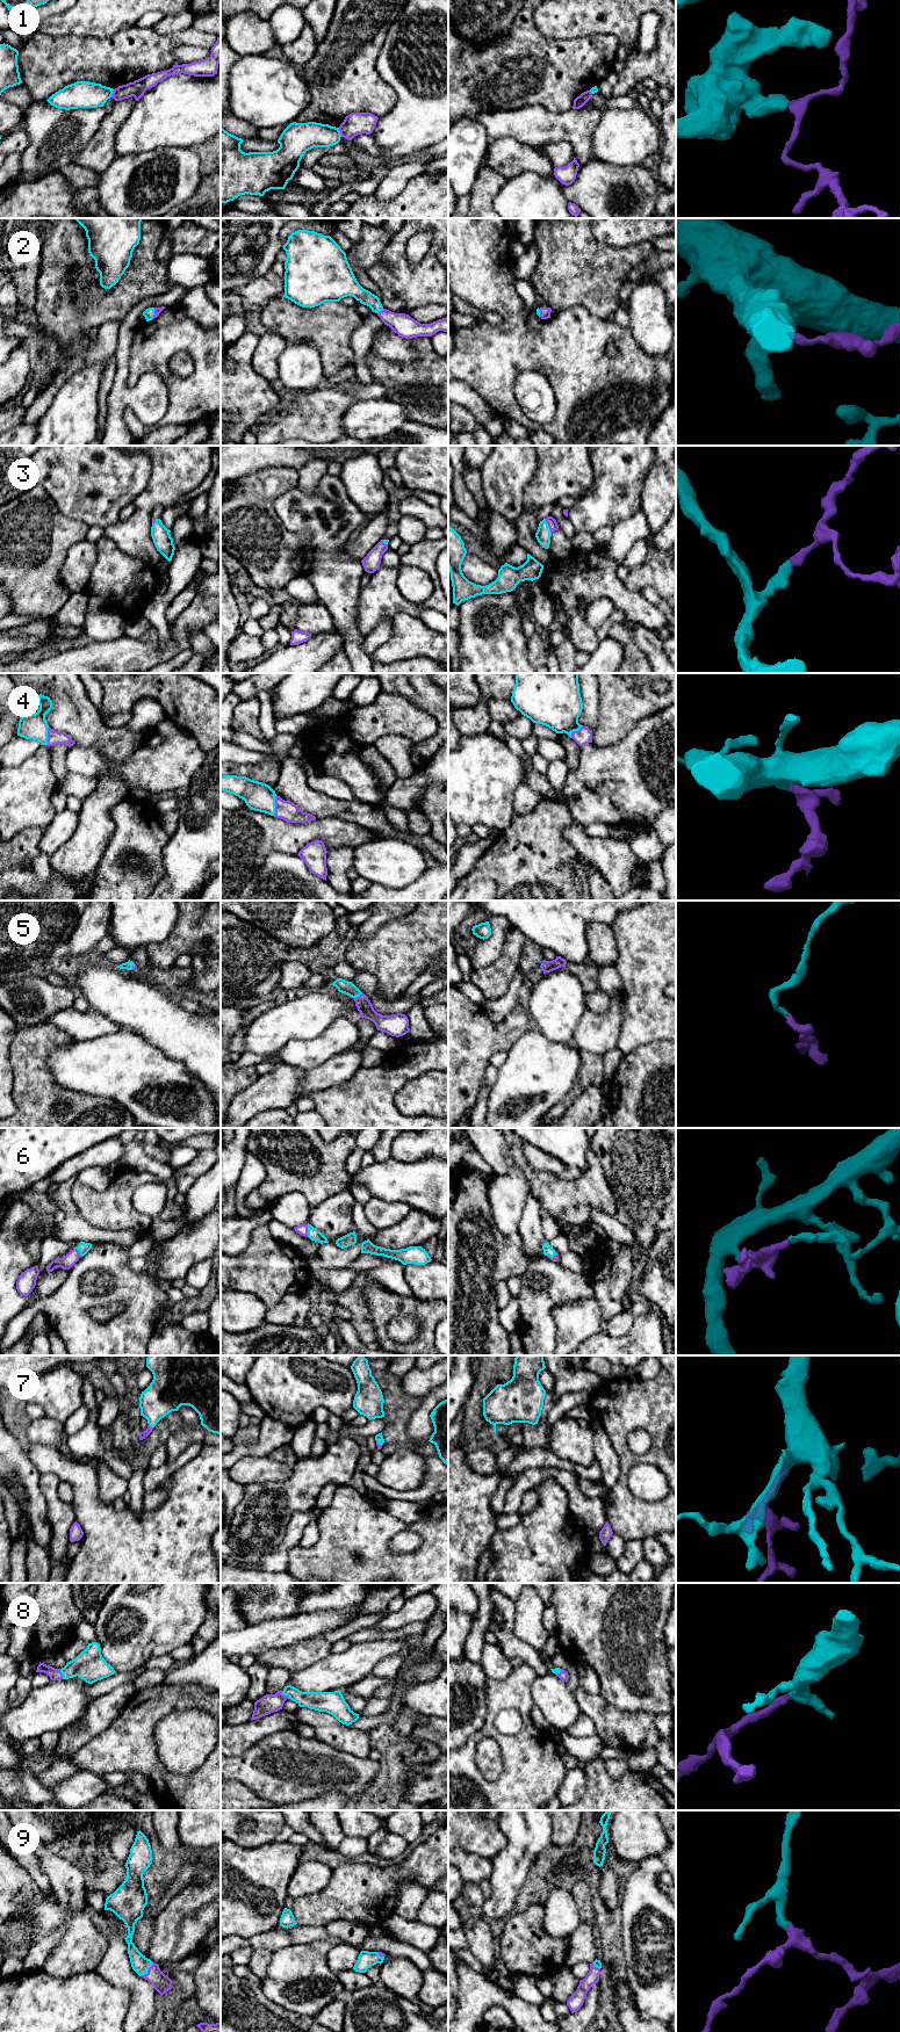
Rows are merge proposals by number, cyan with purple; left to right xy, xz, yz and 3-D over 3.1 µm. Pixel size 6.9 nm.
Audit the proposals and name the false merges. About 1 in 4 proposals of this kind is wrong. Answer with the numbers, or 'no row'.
1

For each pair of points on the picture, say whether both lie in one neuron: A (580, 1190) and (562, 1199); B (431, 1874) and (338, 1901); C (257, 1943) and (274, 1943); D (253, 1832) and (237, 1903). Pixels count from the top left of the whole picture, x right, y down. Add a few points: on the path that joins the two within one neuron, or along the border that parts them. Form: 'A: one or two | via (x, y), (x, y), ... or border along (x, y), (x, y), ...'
A: one | via (575, 1192), (567, 1194)
B: one | via (408, 1872), (396, 1873), (371, 1893), (361, 1893)
C: one | via (261, 1943), (270, 1943)
D: two | border along (232, 1841), (242, 1846), (260, 1846), (274, 1842)

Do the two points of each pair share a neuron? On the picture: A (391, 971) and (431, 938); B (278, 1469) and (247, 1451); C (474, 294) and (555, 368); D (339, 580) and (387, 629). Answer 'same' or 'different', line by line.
A: same
B: different
C: same
D: different

